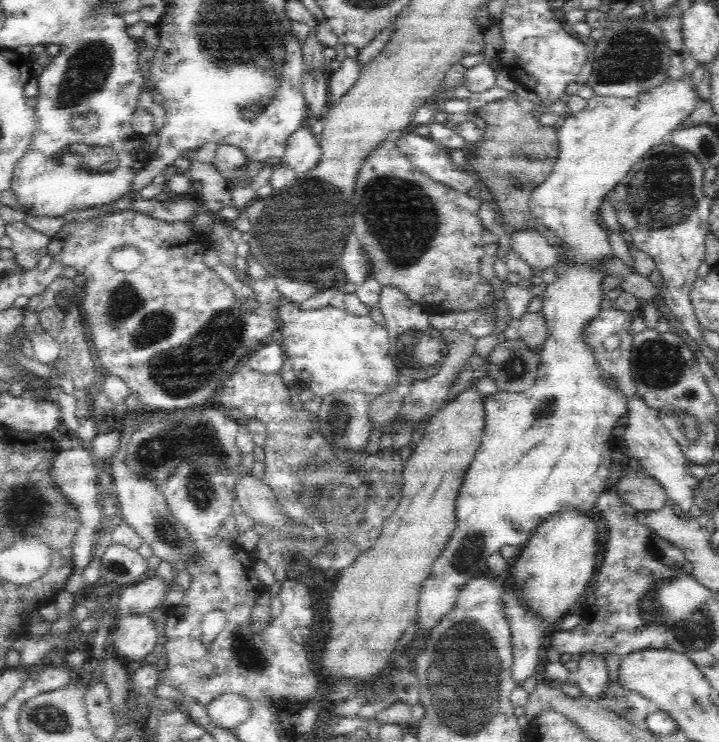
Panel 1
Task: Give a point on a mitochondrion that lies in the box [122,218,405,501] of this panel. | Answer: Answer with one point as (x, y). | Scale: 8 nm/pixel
(203, 442)

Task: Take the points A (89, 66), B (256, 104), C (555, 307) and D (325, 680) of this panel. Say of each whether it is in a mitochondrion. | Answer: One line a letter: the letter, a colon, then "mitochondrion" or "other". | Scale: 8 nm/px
A: mitochondrion
B: mitochondrion
C: other
D: other

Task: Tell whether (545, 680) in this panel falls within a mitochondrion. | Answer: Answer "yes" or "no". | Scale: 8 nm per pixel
no

